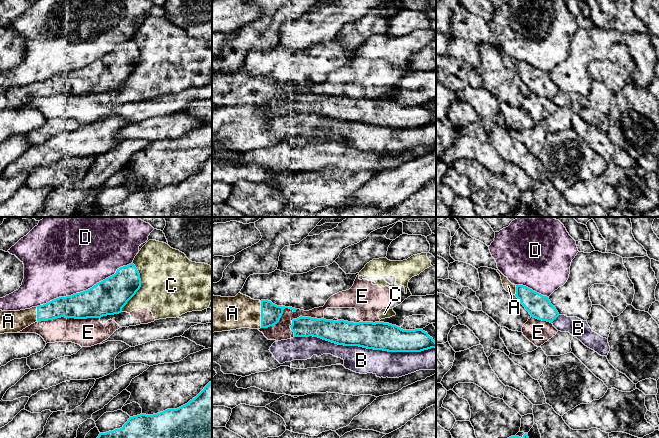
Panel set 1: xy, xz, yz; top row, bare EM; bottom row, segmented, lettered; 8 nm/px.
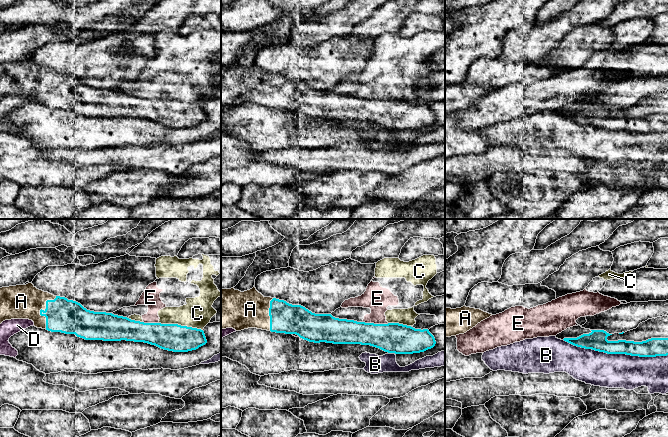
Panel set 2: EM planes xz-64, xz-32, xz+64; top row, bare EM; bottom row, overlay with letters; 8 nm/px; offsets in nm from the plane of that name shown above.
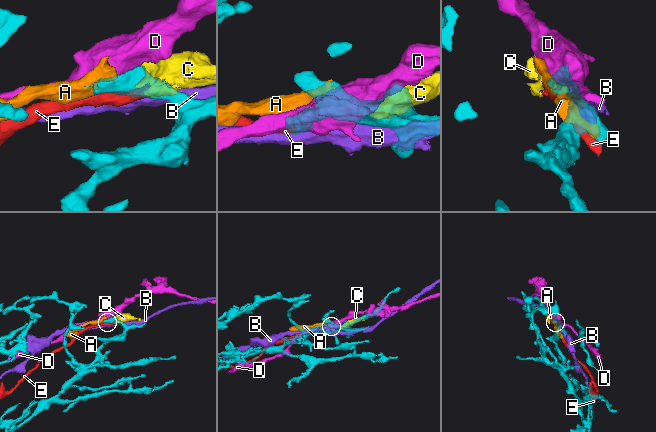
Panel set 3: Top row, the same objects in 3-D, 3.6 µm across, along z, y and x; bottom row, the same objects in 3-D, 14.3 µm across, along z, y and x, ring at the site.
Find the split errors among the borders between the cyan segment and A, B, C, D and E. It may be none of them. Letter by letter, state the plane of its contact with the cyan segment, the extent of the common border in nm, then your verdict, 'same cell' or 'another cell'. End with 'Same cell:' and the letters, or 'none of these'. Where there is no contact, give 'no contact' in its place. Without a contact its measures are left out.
A: meets cyan in xz; contact 220 nm long; same cell
B: meets cyan in xz; contact 1150 nm long; another cell
C: meets cyan in xy; contact 400 nm long; another cell
D: meets cyan in xy; contact 850 nm long; another cell
E: meets cyan in xy; contact 500 nm long; another cell
Same cell: A

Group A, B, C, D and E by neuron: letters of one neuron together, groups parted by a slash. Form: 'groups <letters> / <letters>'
groups A / B / C E / D

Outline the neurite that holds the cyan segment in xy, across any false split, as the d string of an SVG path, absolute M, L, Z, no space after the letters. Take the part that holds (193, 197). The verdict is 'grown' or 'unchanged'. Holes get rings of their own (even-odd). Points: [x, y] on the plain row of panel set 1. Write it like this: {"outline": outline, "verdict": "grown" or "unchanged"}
{"outline": "M212 157L187 180L153 191L130 193L122 204L100 209L97 217L212 217Z", "verdict": "unchanged"}

